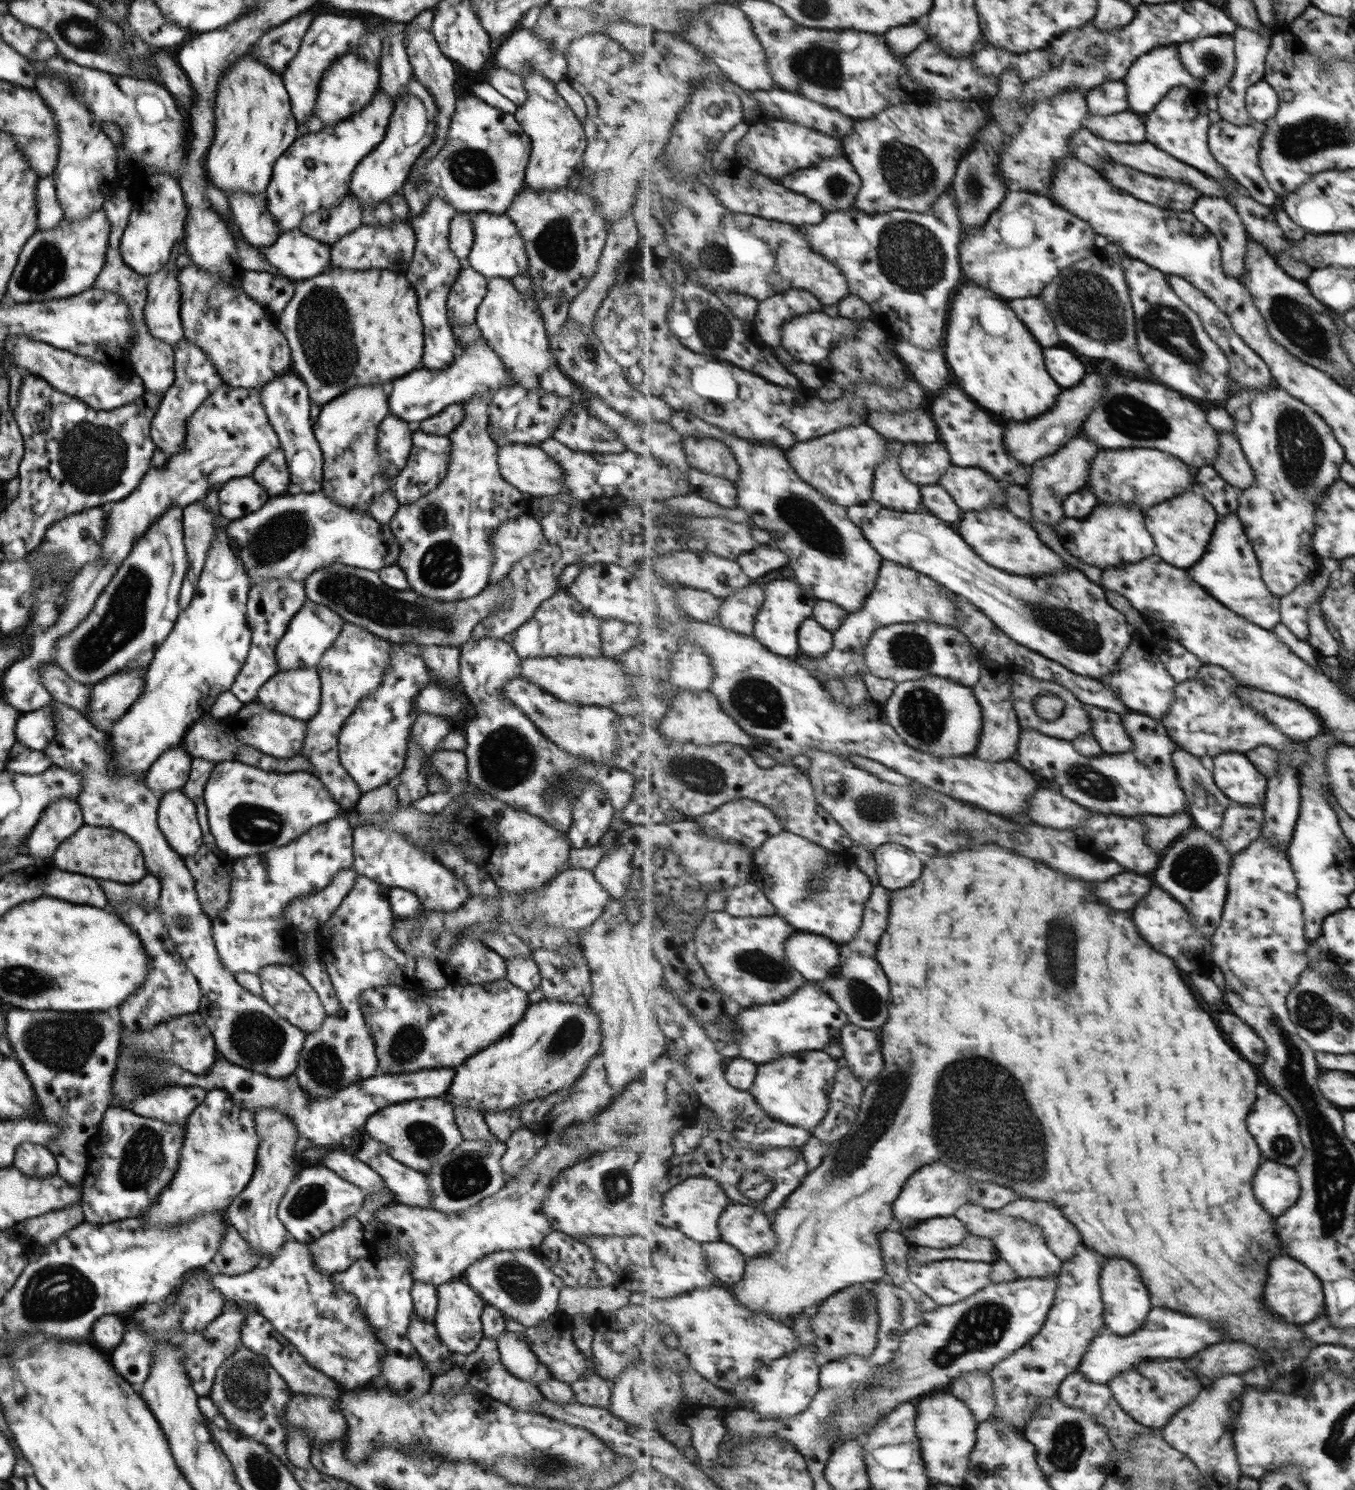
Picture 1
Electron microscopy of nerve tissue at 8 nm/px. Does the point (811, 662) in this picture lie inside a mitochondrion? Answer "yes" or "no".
no

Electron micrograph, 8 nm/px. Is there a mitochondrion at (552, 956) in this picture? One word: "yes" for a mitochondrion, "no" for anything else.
no

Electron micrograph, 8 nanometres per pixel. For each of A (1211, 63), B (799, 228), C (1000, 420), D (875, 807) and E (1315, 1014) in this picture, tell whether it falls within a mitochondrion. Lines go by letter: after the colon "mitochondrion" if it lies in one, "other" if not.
A: mitochondrion
B: other
C: other
D: mitochondrion
E: mitochondrion

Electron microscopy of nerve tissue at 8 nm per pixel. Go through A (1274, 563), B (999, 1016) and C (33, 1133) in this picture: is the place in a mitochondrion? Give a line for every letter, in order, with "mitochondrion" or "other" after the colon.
A: other
B: other
C: other

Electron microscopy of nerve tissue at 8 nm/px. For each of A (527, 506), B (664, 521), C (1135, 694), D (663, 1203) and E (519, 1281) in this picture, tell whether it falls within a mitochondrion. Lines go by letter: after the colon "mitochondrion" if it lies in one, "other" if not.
A: other
B: mitochondrion
C: other
D: other
E: mitochondrion

